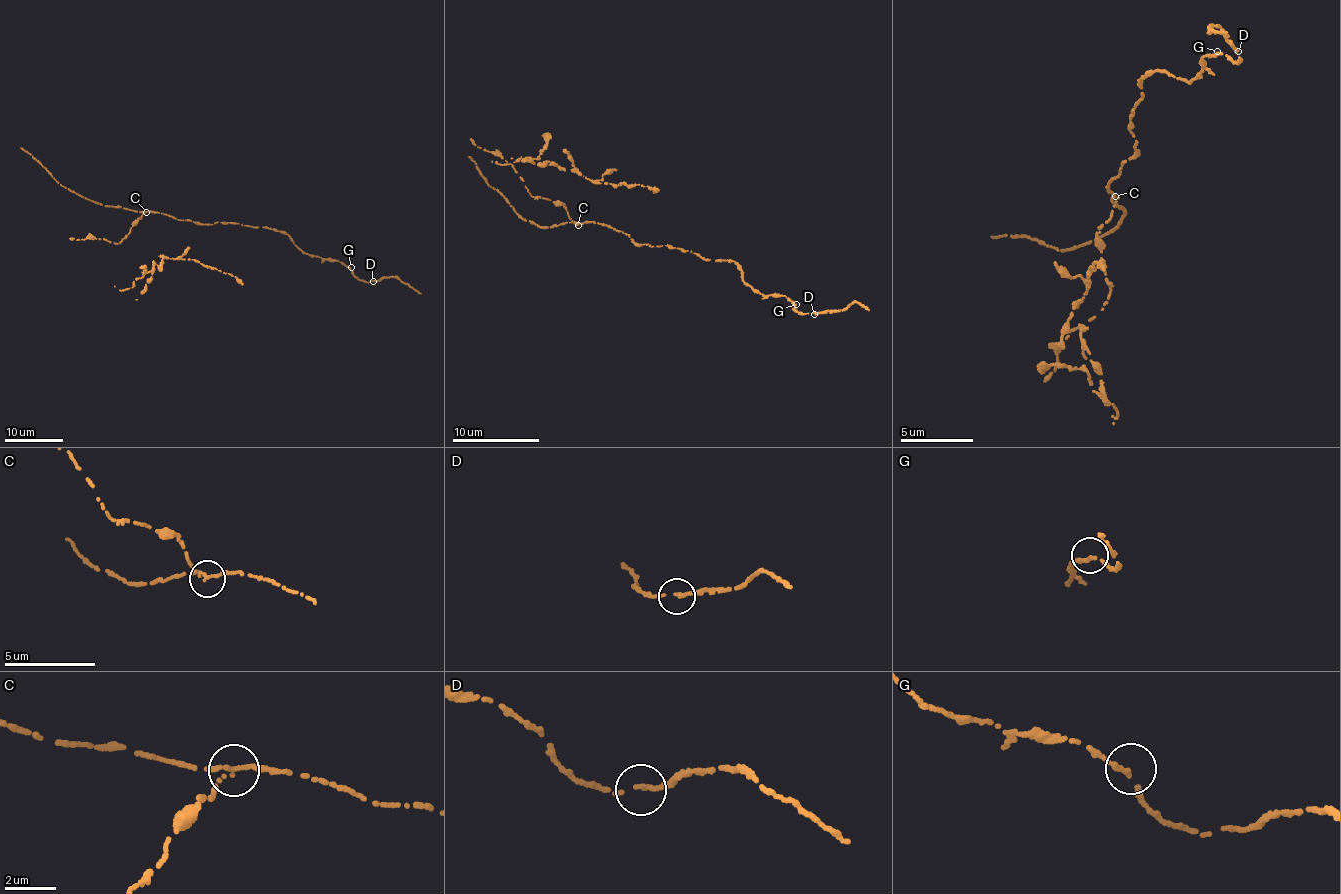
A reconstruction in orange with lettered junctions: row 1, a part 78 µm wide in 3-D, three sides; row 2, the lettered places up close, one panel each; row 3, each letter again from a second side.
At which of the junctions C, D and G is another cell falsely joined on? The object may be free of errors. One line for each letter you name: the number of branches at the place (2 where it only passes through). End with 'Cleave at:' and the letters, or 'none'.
C: branches 2
Cleave at: C

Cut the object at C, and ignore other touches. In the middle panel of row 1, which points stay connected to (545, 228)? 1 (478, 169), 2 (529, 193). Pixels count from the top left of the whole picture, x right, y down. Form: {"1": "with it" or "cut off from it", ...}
{"1": "with it", "2": "cut off from it"}

